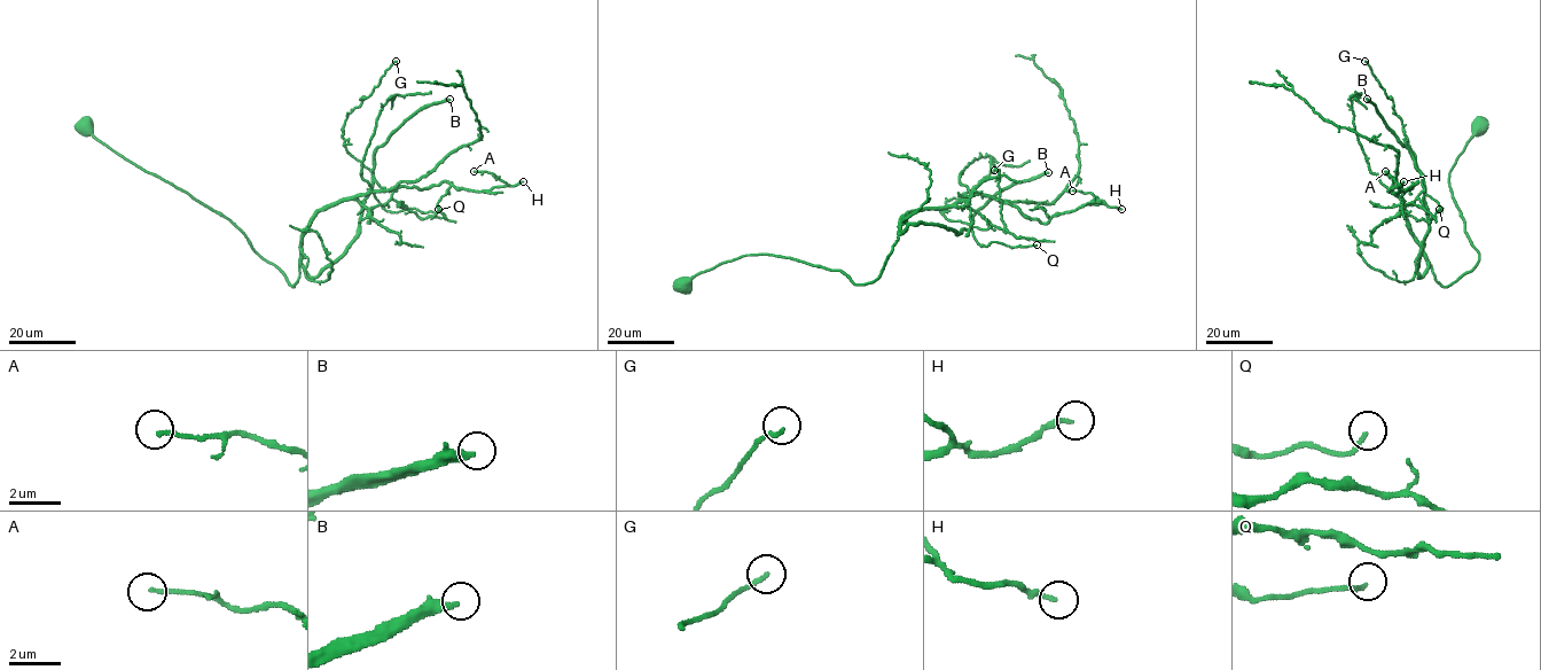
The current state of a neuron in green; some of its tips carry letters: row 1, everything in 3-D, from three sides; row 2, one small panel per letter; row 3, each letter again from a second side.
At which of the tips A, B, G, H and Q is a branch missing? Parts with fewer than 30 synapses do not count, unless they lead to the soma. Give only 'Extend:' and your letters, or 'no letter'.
Extend: B

